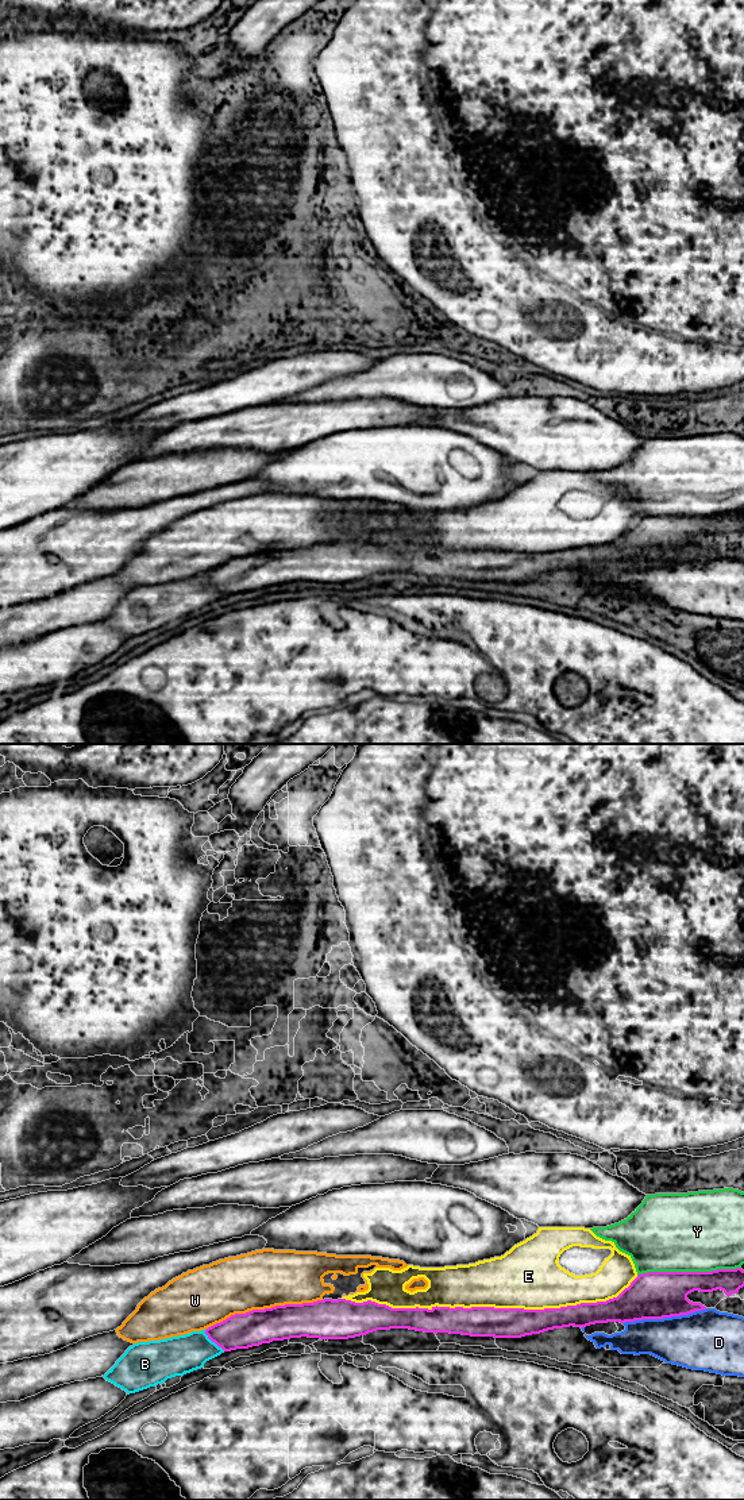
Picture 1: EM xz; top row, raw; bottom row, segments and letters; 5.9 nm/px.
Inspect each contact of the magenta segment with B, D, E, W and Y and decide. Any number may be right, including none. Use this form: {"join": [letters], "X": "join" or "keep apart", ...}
{"join": [], "B": "keep apart", "D": "keep apart", "E": "keep apart", "W": "keep apart", "Y": "keep apart"}

